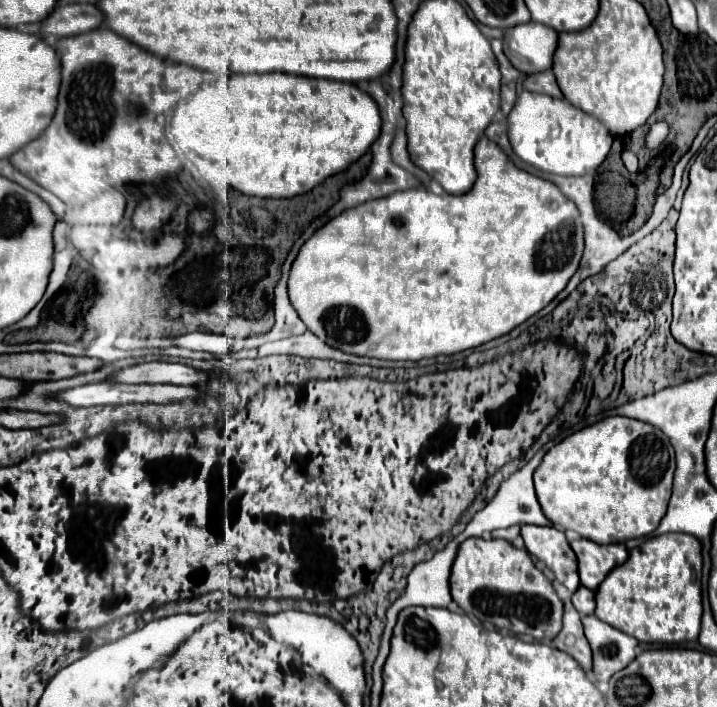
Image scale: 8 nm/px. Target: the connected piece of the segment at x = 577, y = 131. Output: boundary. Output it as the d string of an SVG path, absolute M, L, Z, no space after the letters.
M528 90L518 96L508 116L508 136L516 156L538 168L541 177L550 180L550 176L570 178L590 174L594 176L594 184L598 166L606 160L614 142L614 136L598 118L574 108L568 100L530 94Z

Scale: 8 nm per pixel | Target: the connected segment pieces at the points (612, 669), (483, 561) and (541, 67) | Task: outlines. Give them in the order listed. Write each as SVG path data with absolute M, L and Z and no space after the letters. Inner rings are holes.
M584 616L582 624L594 652L592 678L596 682L608 682L618 670L634 660L638 642L596 616Z
M468 538L460 544L452 566L450 588L454 602L482 624L506 628L514 634L530 634L536 640L554 640L562 630L564 604L556 596L552 582L534 566L526 550L514 548L506 540Z
M528 22L504 32L504 54L524 74L538 74L552 68L558 46L558 32L550 26Z

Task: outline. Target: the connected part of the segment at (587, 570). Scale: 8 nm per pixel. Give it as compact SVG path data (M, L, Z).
M580 538L580 540L574 540L570 546L578 556L580 582L582 582L582 586L586 586L590 590L596 590L600 586L600 582L606 578L606 574L612 568L624 564L628 558L628 550L624 544L602 546L592 540Z

